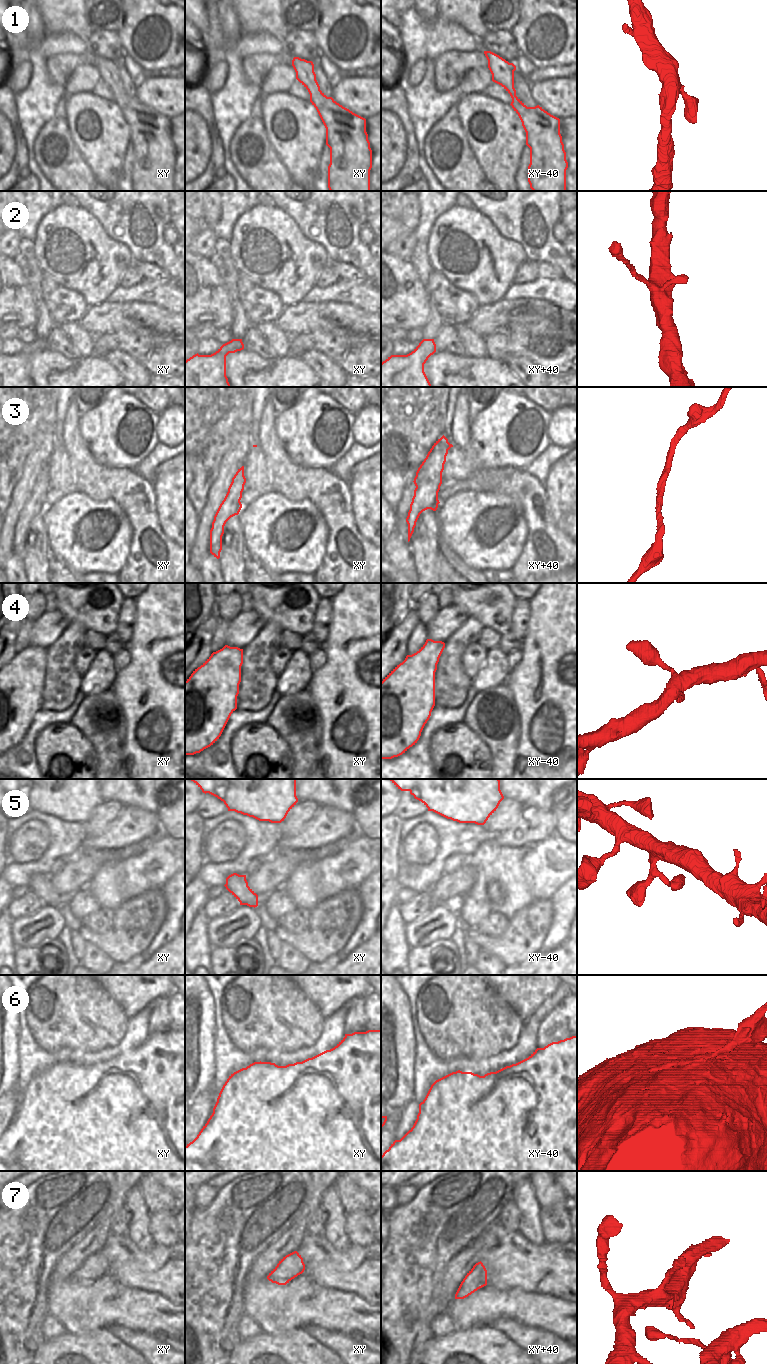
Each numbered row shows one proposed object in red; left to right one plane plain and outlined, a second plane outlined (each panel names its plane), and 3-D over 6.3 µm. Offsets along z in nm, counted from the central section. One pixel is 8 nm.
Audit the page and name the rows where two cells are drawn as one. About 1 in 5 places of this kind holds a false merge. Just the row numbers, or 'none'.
6

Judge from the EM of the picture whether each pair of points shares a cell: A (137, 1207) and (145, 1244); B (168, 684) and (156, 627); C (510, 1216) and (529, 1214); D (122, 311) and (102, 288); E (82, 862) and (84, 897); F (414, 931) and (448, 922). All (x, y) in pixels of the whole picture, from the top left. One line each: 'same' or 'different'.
A: same
B: same
C: different
D: different
E: different
F: same

